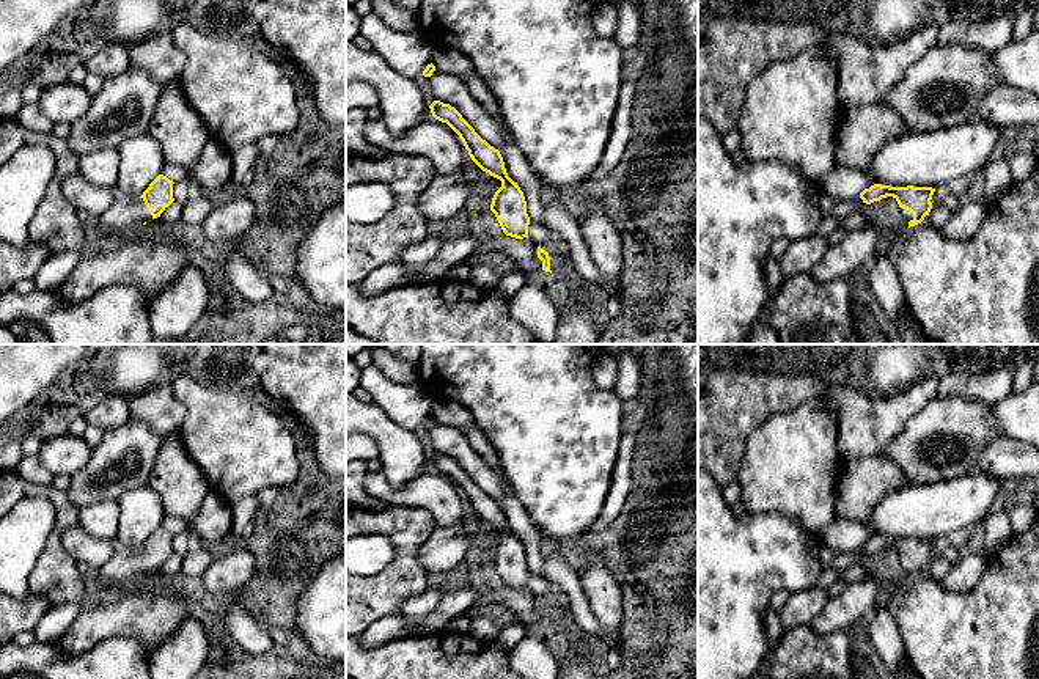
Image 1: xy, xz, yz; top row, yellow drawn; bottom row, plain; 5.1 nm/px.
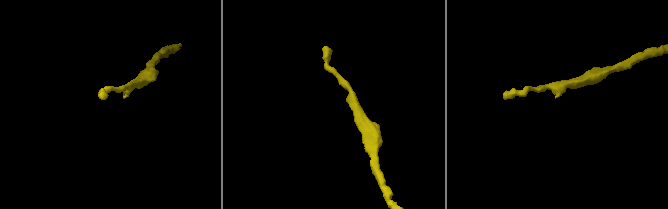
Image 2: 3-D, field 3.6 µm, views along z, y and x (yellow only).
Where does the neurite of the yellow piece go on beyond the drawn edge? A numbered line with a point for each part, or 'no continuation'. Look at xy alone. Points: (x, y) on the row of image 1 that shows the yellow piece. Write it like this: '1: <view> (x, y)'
1: xy (124, 212)

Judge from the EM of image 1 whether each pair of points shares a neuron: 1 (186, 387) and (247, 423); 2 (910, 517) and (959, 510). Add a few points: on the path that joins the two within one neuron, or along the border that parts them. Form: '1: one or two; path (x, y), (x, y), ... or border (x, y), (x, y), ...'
1: one; path (201, 403), (222, 423), (231, 423)
2: one; path (923, 511), (947, 510)

